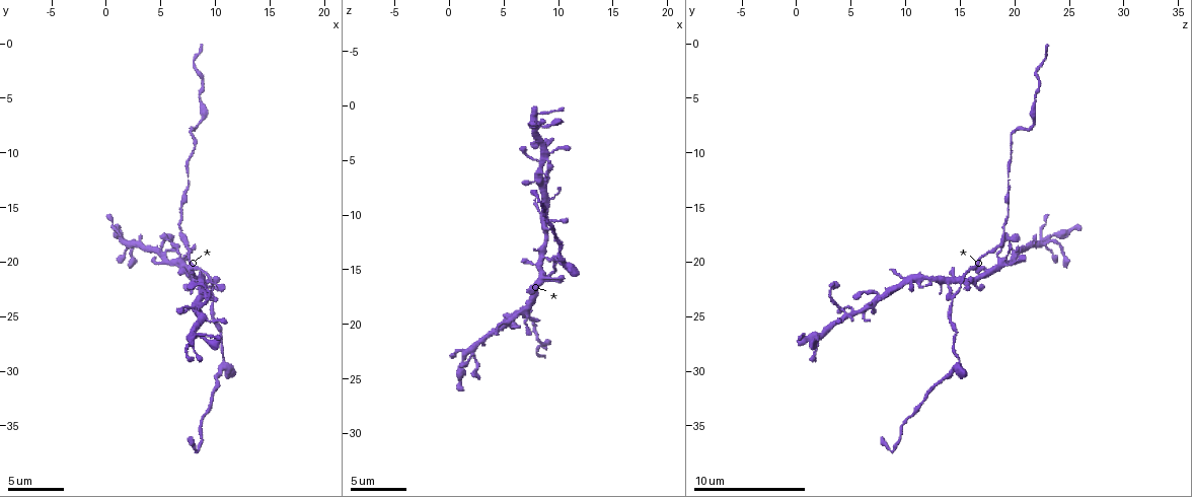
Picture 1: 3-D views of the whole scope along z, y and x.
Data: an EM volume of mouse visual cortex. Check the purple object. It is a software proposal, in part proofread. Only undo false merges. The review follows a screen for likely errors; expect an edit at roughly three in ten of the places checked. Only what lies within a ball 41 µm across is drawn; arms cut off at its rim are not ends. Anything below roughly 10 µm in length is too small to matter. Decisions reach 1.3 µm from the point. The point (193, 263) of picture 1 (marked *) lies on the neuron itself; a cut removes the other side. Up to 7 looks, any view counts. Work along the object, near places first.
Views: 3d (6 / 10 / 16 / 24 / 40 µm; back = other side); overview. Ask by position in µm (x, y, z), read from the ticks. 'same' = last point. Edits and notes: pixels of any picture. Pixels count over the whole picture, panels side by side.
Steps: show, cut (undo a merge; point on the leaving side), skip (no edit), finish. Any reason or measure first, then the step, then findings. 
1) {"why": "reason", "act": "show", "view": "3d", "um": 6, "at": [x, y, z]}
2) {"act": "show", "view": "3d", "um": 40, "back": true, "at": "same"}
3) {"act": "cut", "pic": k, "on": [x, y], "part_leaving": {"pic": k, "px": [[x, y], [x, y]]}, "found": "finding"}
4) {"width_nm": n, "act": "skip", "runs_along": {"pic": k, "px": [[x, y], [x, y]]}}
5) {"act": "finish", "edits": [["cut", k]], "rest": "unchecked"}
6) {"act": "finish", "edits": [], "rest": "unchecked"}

{"why": "four or more arms meet", "act": "show", "view": "3d", "um": 10, "at": [8.8, 22.0, 14.0]}

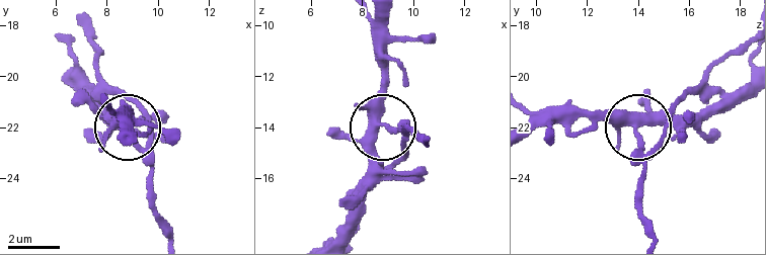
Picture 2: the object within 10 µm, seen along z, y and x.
{"arms": 4, "act": "skip", "found": "all the same neuron"}

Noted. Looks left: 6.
{"why": "sudden change in width", "act": "show", "view": "3d", "um": 10, "at": [8.2, 7.6, 21.6]}

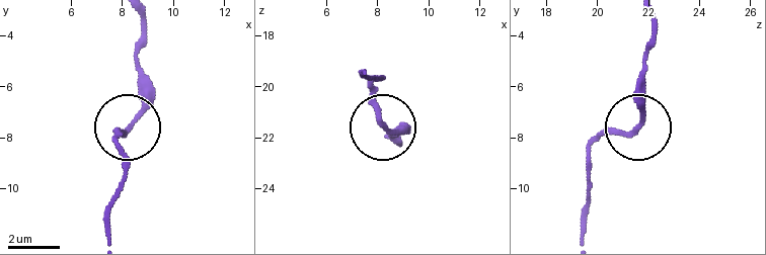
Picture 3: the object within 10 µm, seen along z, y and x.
{"act": "skip", "runs_along": {"pic": 3, "px": [[583, 237], [592, 146], [639, 119], [642, 69]]}, "found": "continuous, no second neuron"}

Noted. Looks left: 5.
{"why": "looks like a crossing", "act": "show", "view": "3d", "um": 16, "at": [7.2, 18.2, 18.8]}

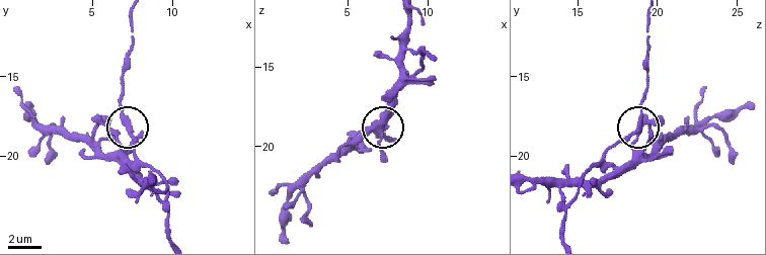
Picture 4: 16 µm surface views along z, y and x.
{"act": "show", "view": "3d", "um": 6, "at": [7.0, 17.9, 19.0]}

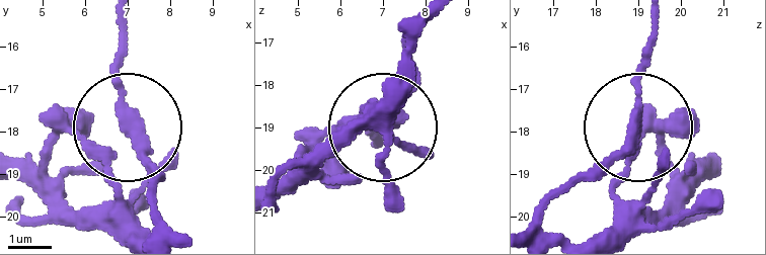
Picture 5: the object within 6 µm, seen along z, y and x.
{"act": "skip", "found": "one neuron here"}

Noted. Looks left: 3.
{"why": "calibre changes", "act": "show", "view": "3d", "um": 10, "at": [10.6, 28.6, 14.8]}

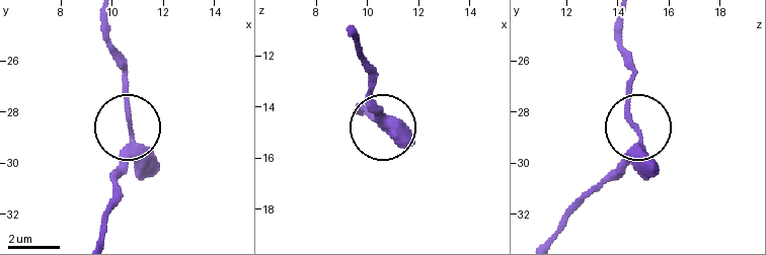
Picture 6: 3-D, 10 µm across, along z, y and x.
{"width_nm": 260, "act": "skip", "runs_along": {"pic": 6, "px": [[619, 21], [632, 80], [626, 106], [639, 139], [589, 195]]}, "found": "one neuron here"}

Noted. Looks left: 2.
{"act": "finish", "edits": [], "rest": "unchecked"}

